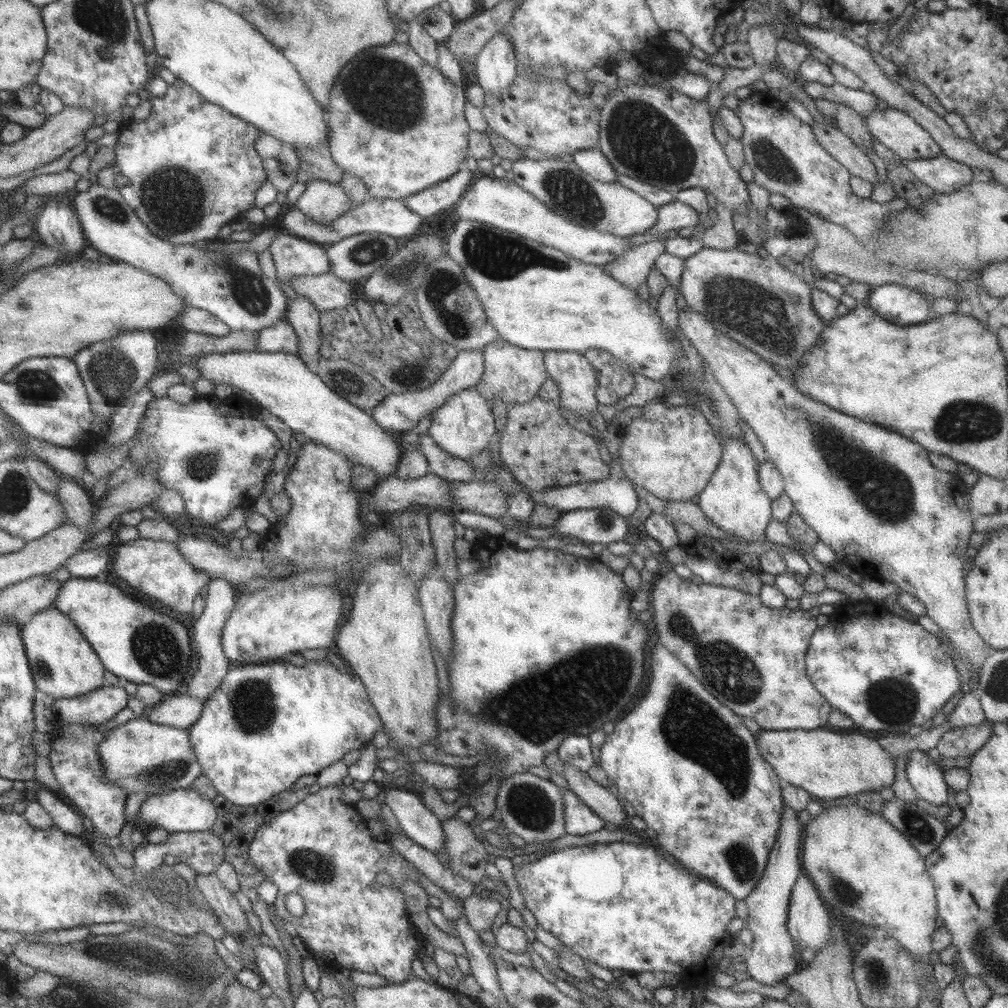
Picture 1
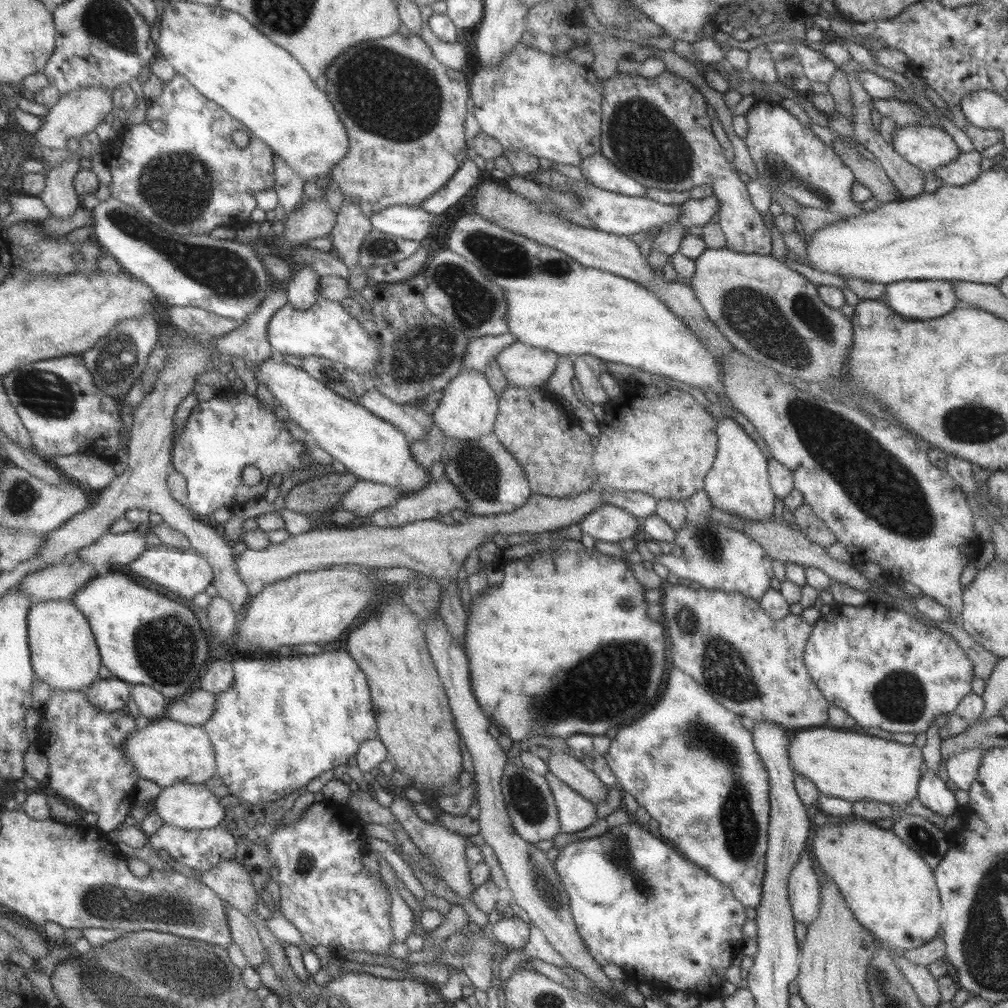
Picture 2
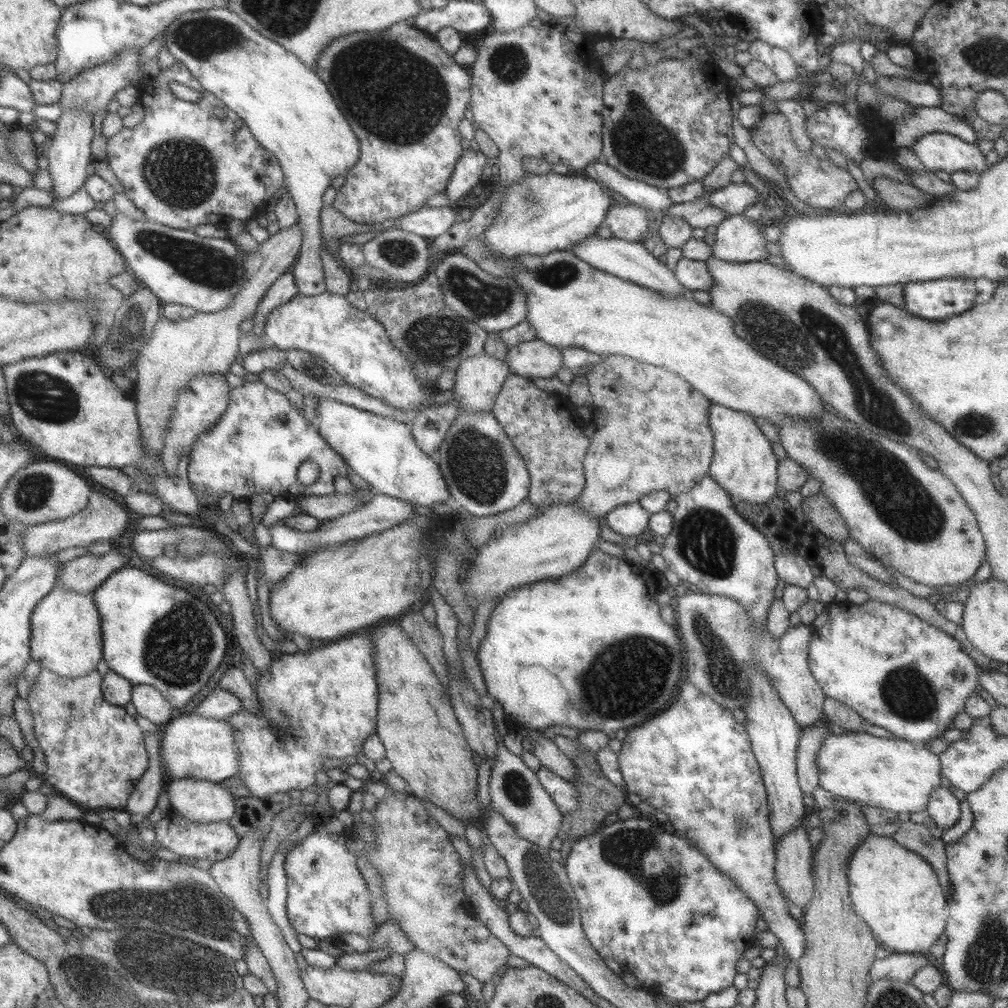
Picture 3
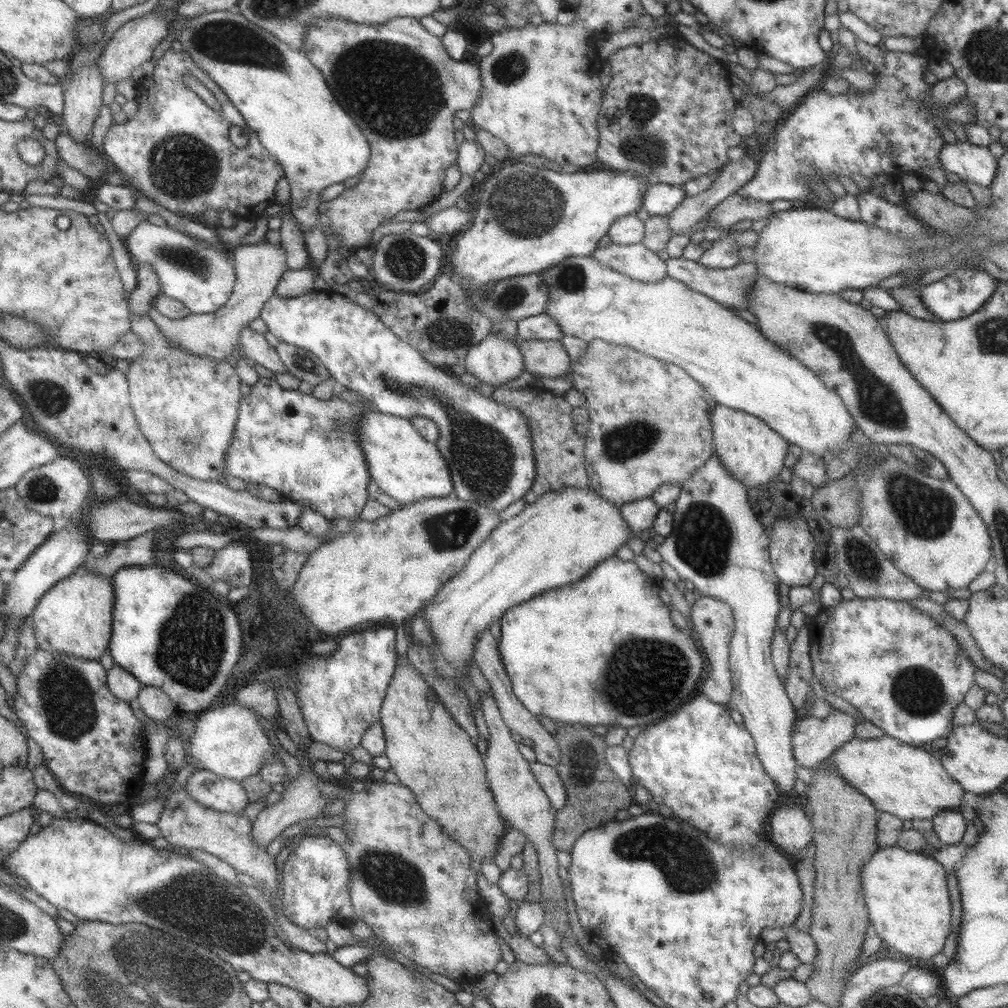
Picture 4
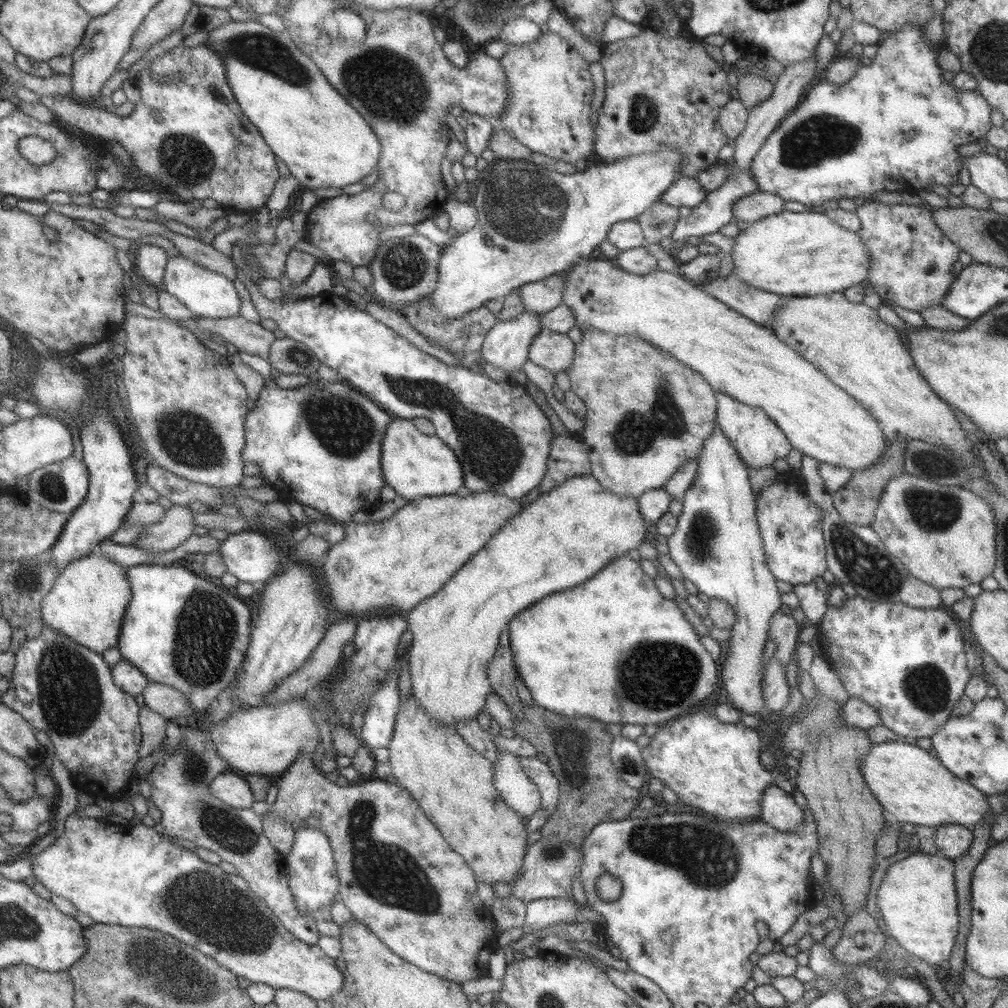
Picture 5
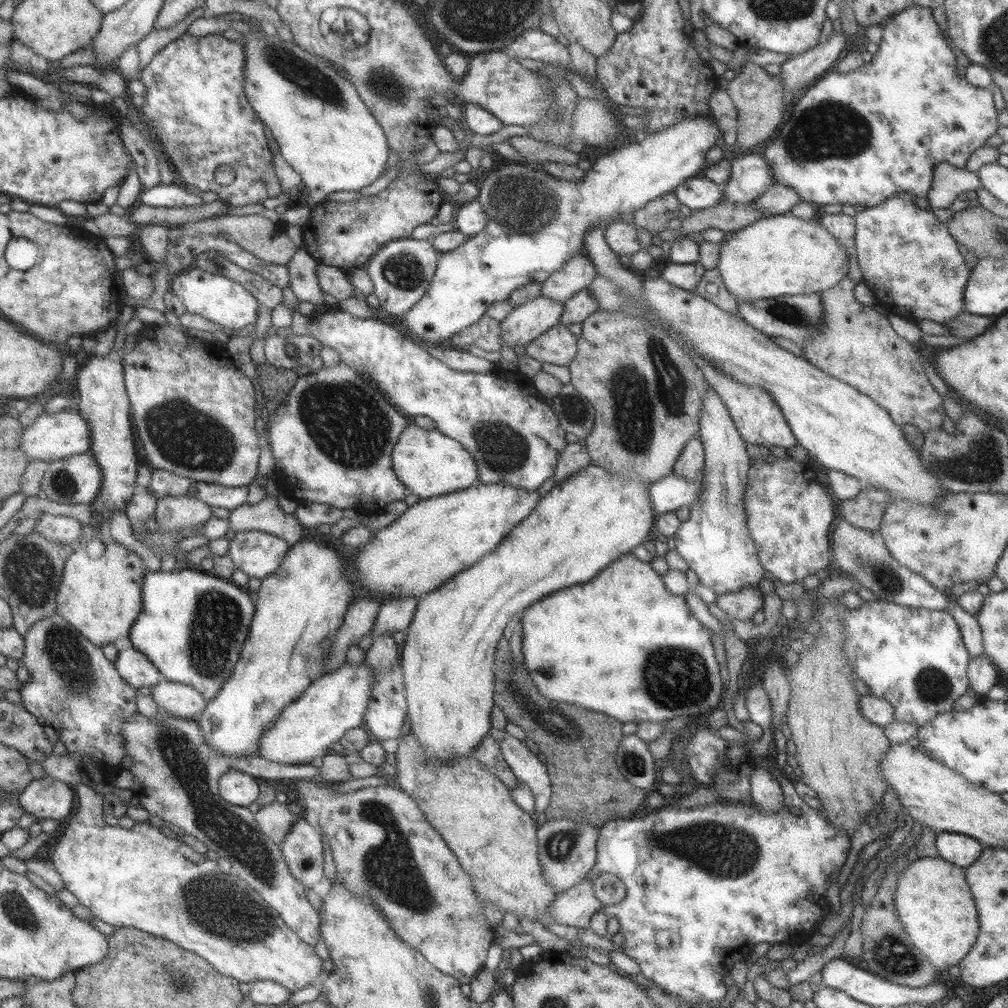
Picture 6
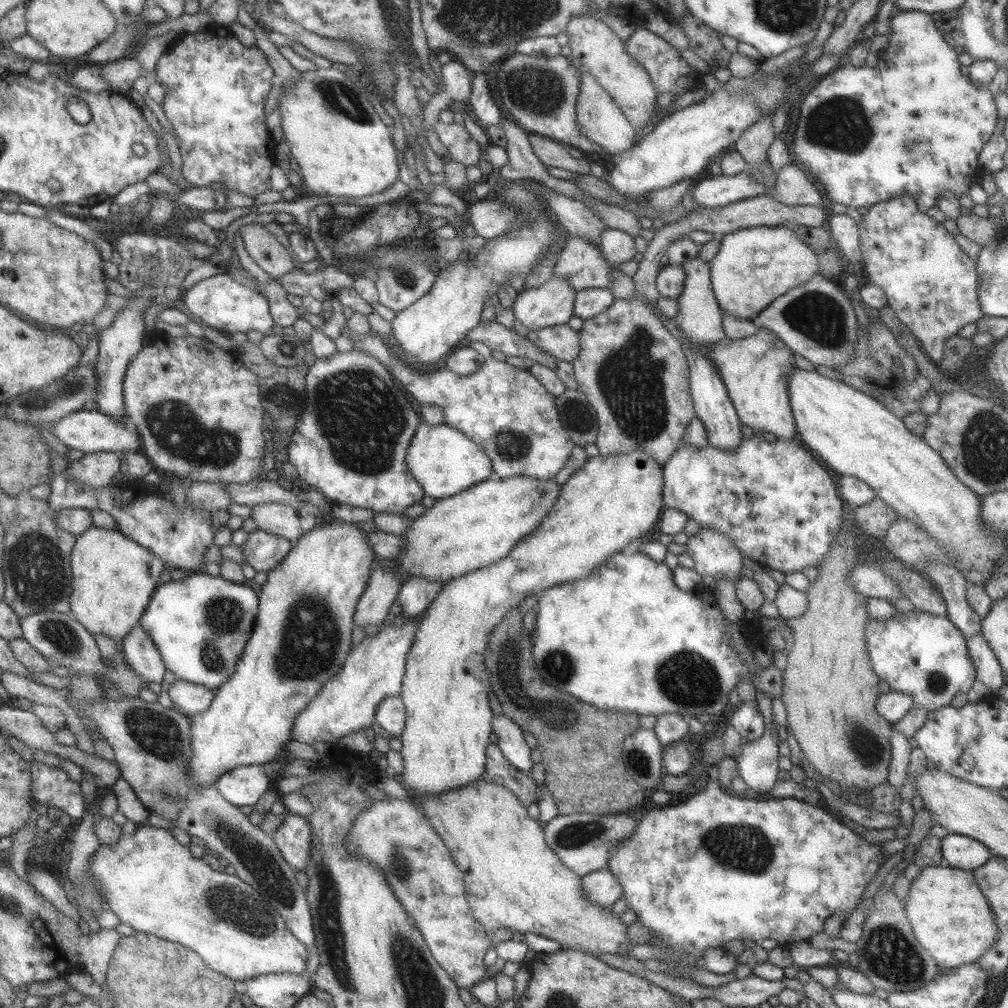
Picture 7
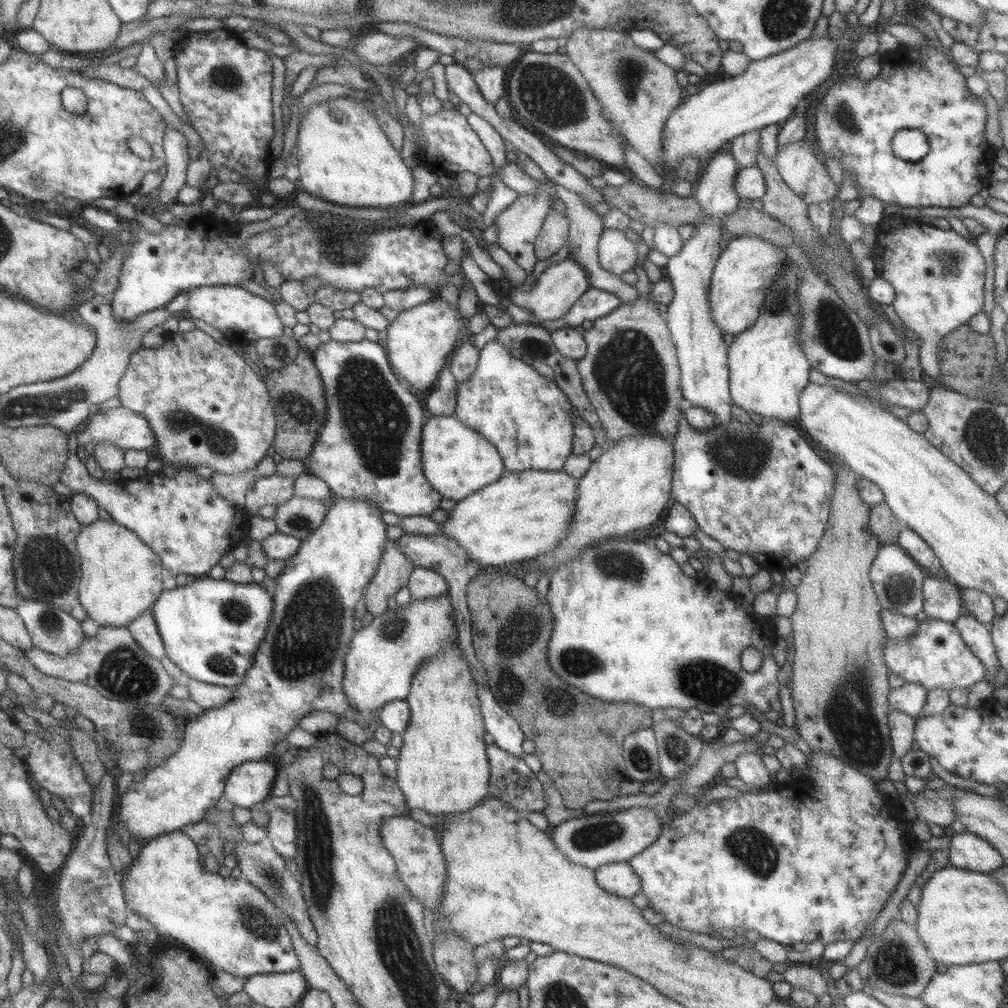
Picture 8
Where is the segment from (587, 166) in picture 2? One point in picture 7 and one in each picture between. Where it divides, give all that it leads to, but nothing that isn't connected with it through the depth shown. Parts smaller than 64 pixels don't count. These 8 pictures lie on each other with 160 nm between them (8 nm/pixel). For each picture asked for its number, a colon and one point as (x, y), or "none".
3: (651, 198)
4: (657, 198)
5: (684, 191)
6: (696, 193)
7: (717, 191)

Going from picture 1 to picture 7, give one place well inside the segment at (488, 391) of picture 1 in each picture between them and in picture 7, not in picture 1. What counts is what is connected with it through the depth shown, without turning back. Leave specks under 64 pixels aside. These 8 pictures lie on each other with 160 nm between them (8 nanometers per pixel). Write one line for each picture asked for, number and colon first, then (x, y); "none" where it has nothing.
2: (522, 365)
3: (531, 359)
4: (546, 358)
5: (553, 351)
6: (557, 345)
7: (560, 341)

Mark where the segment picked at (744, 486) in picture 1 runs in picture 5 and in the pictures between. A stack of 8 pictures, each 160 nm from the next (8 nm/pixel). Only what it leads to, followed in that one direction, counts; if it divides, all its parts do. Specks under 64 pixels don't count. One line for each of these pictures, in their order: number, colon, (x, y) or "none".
2: (737, 483)
3: (742, 464)
4: (752, 452)
5: (757, 440)

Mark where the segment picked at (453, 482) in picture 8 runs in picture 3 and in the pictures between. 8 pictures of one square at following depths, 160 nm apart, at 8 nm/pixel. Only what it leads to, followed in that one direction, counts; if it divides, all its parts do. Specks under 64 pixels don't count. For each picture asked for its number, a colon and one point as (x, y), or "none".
3: (380, 450)
4: (403, 465)
5: (415, 465)
6: (427, 463)
7: (443, 461)

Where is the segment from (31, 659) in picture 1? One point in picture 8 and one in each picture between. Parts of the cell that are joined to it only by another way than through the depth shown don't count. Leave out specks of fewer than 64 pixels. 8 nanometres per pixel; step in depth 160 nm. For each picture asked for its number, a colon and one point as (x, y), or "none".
2: (63, 653)
3: (65, 638)
4: (73, 617)
5: (86, 602)
6: (101, 597)
7: (112, 578)
8: (121, 577)

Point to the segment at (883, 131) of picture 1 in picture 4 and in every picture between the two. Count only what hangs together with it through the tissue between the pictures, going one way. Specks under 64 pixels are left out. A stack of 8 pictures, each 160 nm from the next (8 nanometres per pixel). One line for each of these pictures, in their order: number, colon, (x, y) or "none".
2: (926, 147)
3: (938, 150)
4: (968, 161)

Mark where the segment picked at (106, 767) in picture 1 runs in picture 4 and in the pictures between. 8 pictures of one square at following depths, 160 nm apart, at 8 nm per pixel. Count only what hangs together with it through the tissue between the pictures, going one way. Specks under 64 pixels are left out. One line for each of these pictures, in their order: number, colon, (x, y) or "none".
2: (166, 752)
3: (194, 747)
4: (228, 741)

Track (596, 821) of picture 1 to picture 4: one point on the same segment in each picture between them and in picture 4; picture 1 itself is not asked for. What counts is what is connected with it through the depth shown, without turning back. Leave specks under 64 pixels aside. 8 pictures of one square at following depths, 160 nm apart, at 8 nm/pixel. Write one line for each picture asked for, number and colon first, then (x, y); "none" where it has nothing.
2: (574, 812)
3: (564, 796)
4: (546, 776)

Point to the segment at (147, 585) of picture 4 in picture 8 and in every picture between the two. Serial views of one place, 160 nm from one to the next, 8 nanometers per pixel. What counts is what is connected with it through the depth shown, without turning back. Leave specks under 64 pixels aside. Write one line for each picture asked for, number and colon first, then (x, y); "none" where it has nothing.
5: (189, 632)
6: (192, 625)
7: (199, 624)
8: (210, 629)

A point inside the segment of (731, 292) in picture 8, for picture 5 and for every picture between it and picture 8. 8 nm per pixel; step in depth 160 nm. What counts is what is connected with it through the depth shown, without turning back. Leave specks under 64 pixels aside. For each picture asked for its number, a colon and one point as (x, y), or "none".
5: (804, 254)
6: (778, 255)
7: (753, 266)

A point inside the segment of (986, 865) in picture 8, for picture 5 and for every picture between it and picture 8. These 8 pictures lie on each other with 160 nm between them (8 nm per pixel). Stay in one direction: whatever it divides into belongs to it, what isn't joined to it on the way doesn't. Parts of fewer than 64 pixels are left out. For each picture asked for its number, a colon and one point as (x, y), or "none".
5: (953, 840)
6: (960, 850)
7: (961, 852)

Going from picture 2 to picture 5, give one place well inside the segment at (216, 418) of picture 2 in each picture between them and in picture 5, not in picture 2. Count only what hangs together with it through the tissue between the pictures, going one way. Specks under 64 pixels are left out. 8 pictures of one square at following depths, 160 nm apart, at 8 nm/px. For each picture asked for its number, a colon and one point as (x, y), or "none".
3: (248, 442)
4: (307, 449)
5: (322, 440)

